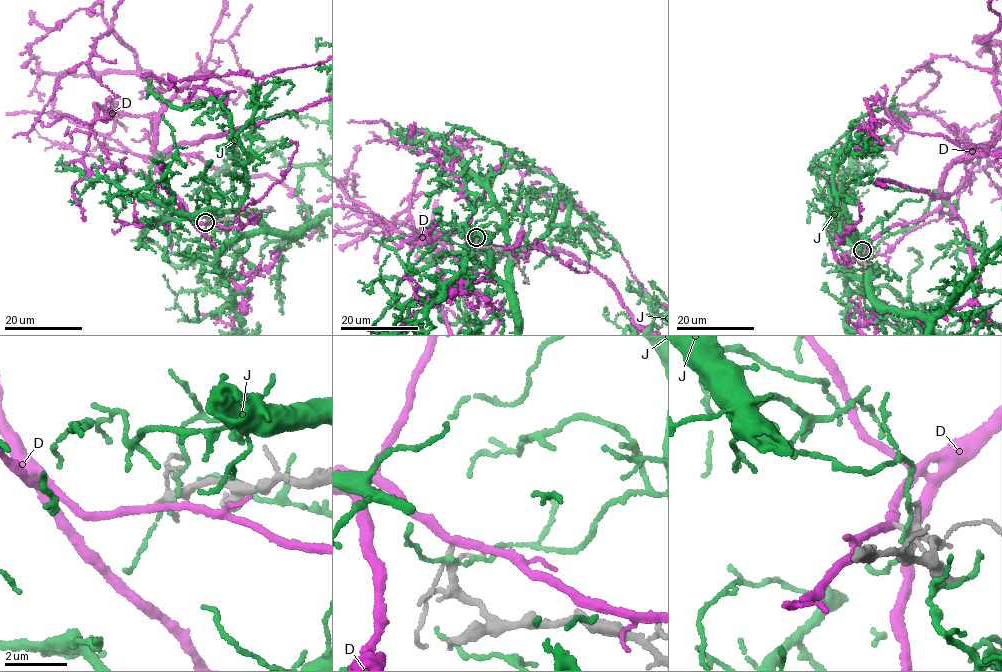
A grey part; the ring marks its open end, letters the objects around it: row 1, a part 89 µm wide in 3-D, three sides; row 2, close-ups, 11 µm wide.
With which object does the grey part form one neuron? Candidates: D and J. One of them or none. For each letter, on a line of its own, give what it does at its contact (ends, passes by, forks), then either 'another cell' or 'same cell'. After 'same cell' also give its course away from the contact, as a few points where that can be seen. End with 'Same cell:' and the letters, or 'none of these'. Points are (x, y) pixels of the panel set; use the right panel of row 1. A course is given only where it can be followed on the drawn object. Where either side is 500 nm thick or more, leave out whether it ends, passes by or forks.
D: it passes by | another cell
J: it passes by | another cell
Same cell: none of these

